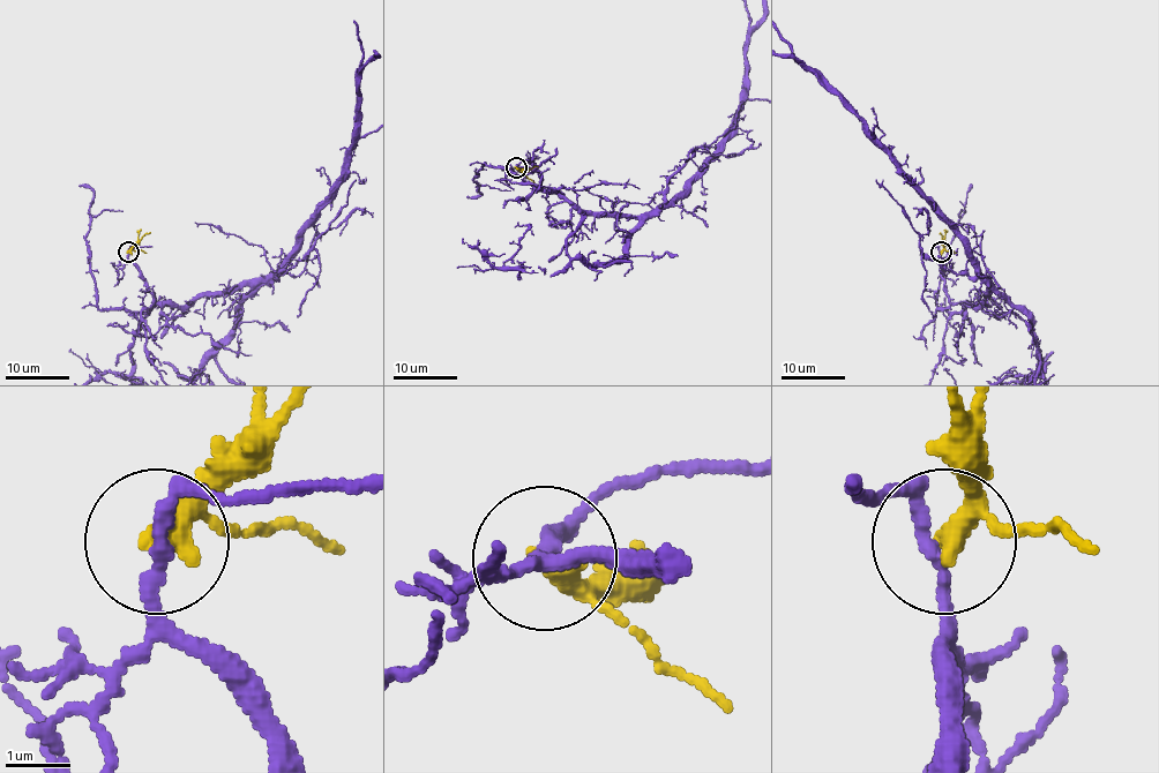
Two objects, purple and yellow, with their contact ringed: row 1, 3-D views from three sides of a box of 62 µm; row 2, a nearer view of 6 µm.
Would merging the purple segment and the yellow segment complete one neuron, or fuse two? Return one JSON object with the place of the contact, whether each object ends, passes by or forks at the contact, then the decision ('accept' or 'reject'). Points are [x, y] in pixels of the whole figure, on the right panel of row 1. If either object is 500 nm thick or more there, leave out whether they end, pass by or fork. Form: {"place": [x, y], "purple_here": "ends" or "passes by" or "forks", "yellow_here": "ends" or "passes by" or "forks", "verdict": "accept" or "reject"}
{"place": [941, 252], "purple_here": "passes by", "yellow_here": "passes by", "verdict": "reject"}

